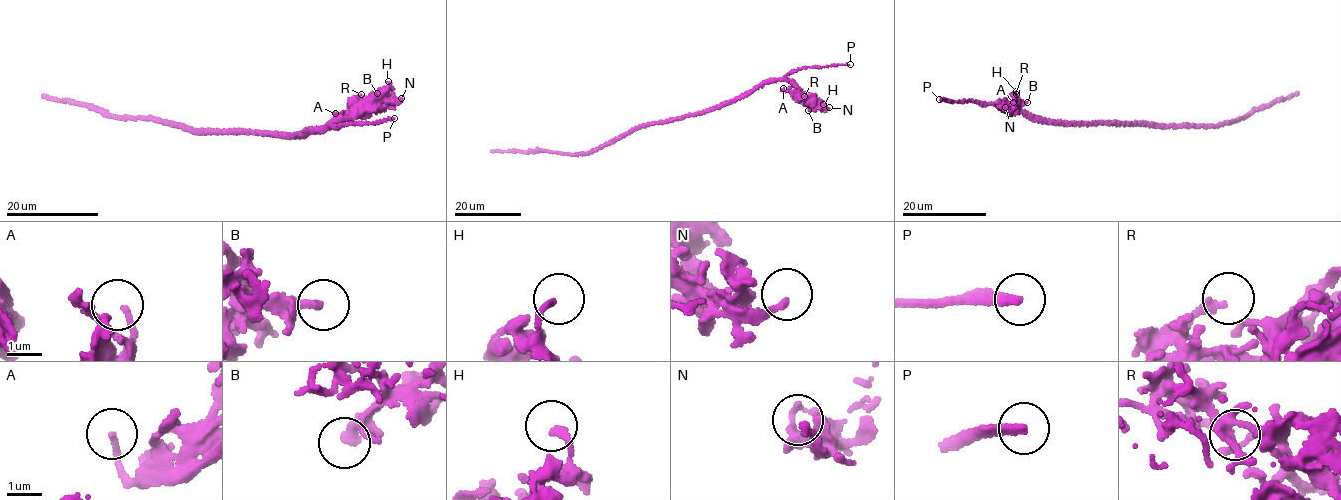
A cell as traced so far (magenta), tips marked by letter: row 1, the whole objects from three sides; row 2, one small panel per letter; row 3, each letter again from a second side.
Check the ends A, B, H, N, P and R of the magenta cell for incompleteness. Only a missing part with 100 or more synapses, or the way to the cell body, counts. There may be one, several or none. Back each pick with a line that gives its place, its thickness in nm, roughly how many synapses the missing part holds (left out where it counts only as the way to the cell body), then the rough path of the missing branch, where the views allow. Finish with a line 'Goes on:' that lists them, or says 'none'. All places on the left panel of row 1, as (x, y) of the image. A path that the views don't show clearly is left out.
P: place (394, 118); calibre 280 nm
Goes on: P

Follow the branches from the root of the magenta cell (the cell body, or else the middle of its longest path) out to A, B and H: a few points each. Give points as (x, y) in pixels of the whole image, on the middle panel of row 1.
A: (669, 122), (718, 109), (745, 97), (767, 83), (787, 81), (795, 89), (783, 92), (783, 88)
B: (669, 122), (718, 109), (776, 81), (787, 81), (795, 87), (796, 94), (811, 106), (808, 110)
H: (669, 122), (718, 109), (776, 81), (787, 81), (823, 104)

